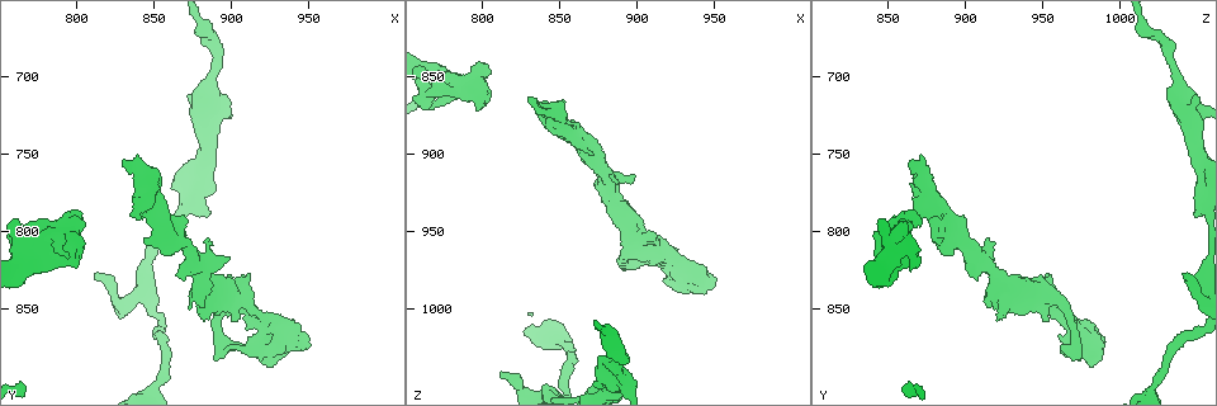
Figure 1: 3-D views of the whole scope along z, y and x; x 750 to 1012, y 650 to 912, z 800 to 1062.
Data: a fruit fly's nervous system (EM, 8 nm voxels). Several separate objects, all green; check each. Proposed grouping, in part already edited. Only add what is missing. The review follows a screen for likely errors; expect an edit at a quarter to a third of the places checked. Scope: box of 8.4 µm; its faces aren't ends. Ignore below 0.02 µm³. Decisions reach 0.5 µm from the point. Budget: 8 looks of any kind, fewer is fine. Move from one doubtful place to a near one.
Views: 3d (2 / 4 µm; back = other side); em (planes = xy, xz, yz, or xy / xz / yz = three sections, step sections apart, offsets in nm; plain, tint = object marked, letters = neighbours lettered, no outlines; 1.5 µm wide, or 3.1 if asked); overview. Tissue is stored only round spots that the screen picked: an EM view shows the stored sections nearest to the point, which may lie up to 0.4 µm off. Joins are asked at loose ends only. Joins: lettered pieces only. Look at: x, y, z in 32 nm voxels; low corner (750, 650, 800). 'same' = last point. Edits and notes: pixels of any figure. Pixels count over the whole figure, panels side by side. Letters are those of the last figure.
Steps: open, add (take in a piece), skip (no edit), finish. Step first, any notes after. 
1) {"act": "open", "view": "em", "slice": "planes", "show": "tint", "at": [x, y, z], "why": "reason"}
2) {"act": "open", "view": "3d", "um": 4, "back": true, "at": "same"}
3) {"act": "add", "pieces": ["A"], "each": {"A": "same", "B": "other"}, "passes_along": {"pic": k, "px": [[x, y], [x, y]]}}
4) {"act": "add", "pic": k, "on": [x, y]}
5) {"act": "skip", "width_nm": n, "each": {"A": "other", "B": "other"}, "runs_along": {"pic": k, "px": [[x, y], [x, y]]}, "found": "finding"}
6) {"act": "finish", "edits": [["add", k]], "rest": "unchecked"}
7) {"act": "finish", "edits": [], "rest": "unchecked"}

{"act": "open", "view": "3d", "um": 4, "at": [832, 756, 862], "why": "branch stops here"}

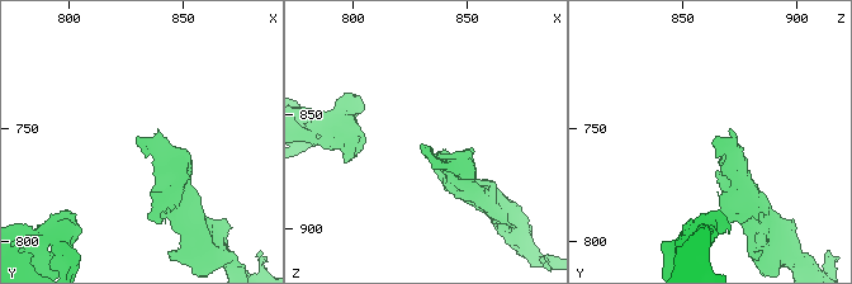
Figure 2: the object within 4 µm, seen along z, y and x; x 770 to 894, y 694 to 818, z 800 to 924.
{"act": "open", "view": "em", "slice": "xz", "step": 4, "show": "tint", "at": [830, 755, 865], "why": "need the tissue"}

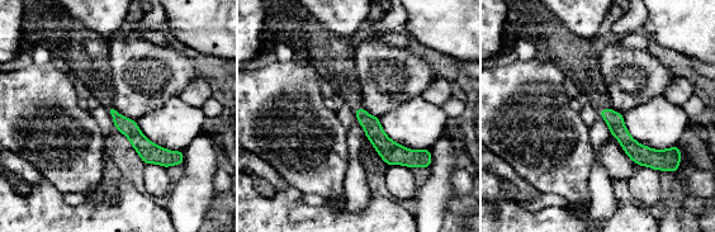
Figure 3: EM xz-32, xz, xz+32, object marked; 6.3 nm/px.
{"act": "open", "view": "em", "slice": "planes", "show": "letters", "at": "same", "why": "another direction"}

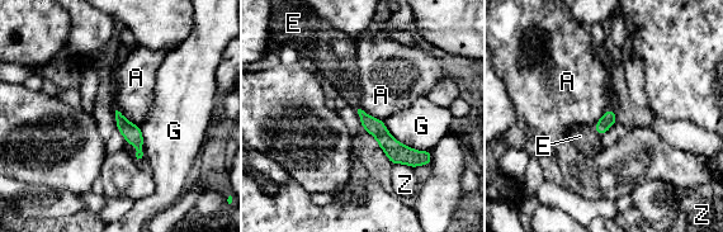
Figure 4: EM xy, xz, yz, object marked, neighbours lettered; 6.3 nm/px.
{"act": "add", "pieces": ["E"], "each": {"A": "other", "E": "same", "G": "other", "Z": "other"}, "passes_along": {"pic": 4, "px": [[608, 119], [595, 129], [580, 136]]}, "found": "it goes on there"}

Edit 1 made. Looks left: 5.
{"act": "open", "view": "3d", "um": 4, "at": [900, 816, 916]}

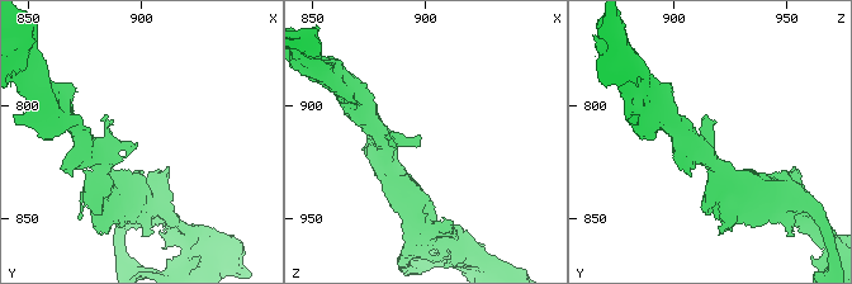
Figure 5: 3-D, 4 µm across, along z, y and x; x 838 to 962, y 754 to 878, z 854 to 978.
{"act": "open", "view": "em", "slice": "planes", "show": "letters", "at": [897, 815, 916]}

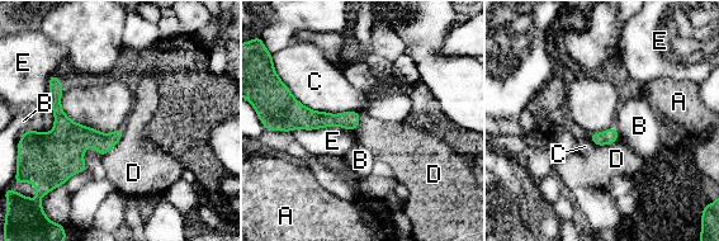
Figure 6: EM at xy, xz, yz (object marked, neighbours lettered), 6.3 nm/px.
{"act": "skip", "each": {"A": "other", "B": "other", "C": "other", "D": "other", "E": "other"}, "found": "no lettered piece goes on from it"}

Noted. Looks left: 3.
{"act": "open", "view": "em", "slice": "planes", "show": "letters", "at": [800, 818, 842], "why": "free end"}

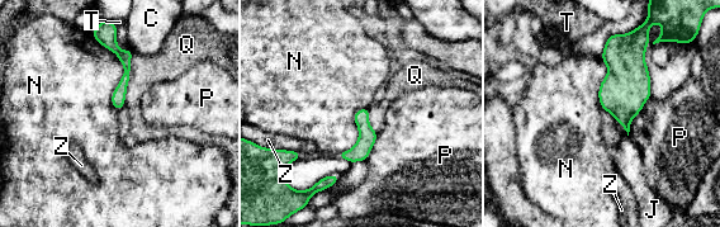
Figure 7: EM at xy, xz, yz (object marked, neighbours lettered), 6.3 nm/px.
{"act": "skip", "longest_contact_nm": ["N", 550], "each": {"C": "other", "J": "other", "N": "other", "P": "other", "Q": "other", "T": "other", "Z": "other"}, "found": "no lettered piece goes on from it"}

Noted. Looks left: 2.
{"act": "finish", "edits": [["add", 4]], "rest": "unchecked"}

